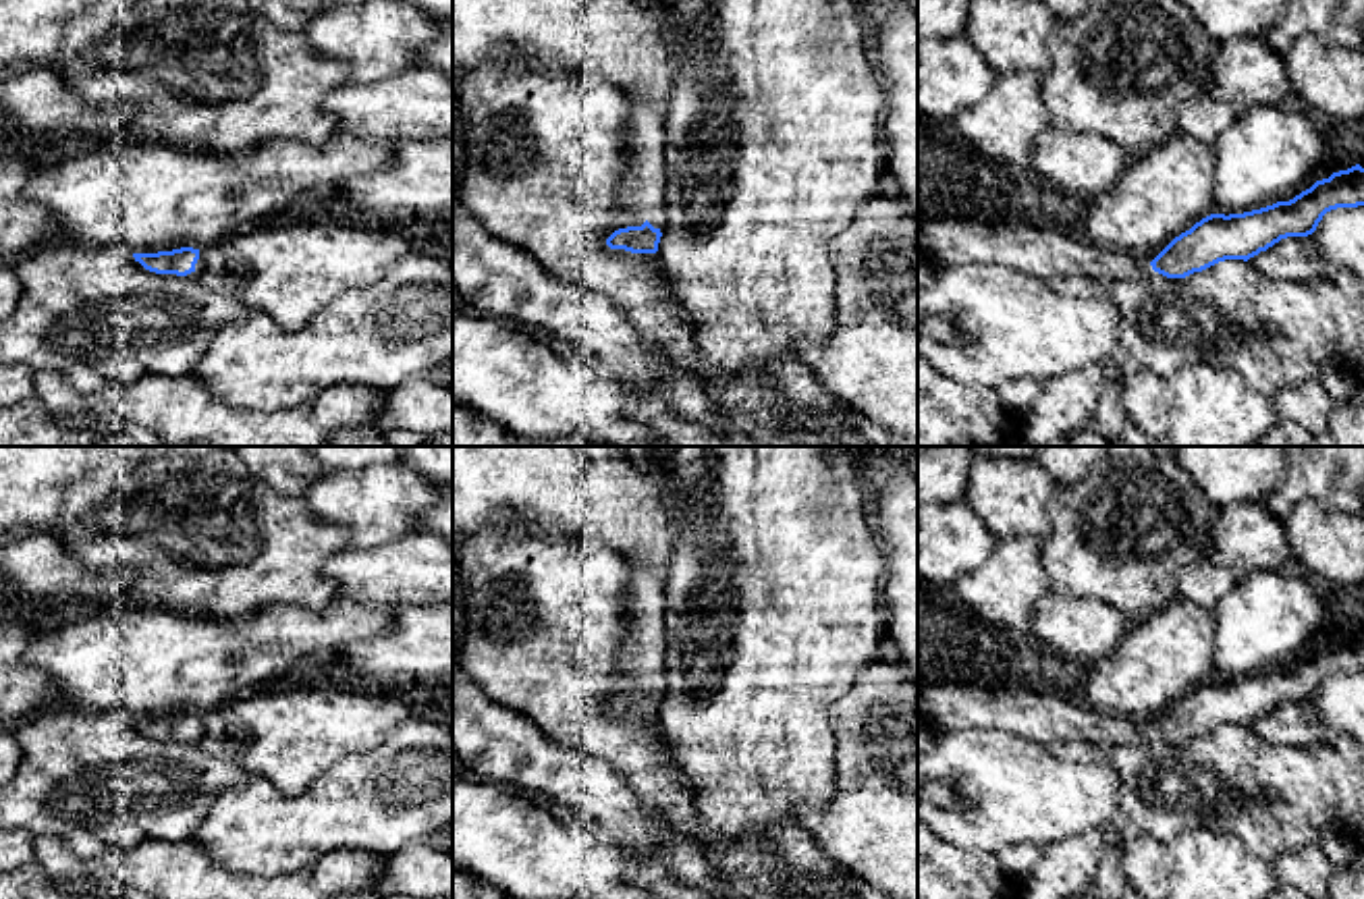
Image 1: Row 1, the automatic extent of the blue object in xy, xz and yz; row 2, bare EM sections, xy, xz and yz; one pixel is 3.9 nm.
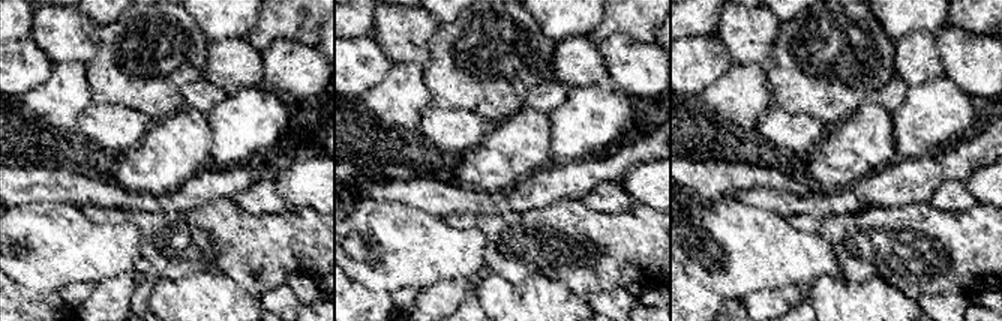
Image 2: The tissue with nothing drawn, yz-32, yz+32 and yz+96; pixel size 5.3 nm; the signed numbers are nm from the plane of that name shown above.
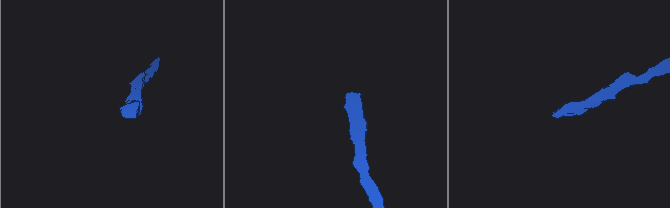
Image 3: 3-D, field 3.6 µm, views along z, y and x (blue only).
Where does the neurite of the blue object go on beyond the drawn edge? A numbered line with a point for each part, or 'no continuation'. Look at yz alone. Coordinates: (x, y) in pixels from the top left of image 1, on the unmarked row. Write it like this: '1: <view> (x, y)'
1: yz (1024, 711)

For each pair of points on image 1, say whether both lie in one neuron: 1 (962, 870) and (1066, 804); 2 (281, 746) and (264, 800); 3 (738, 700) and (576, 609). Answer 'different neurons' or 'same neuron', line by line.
1: different neurons
2: different neurons
3: different neurons

